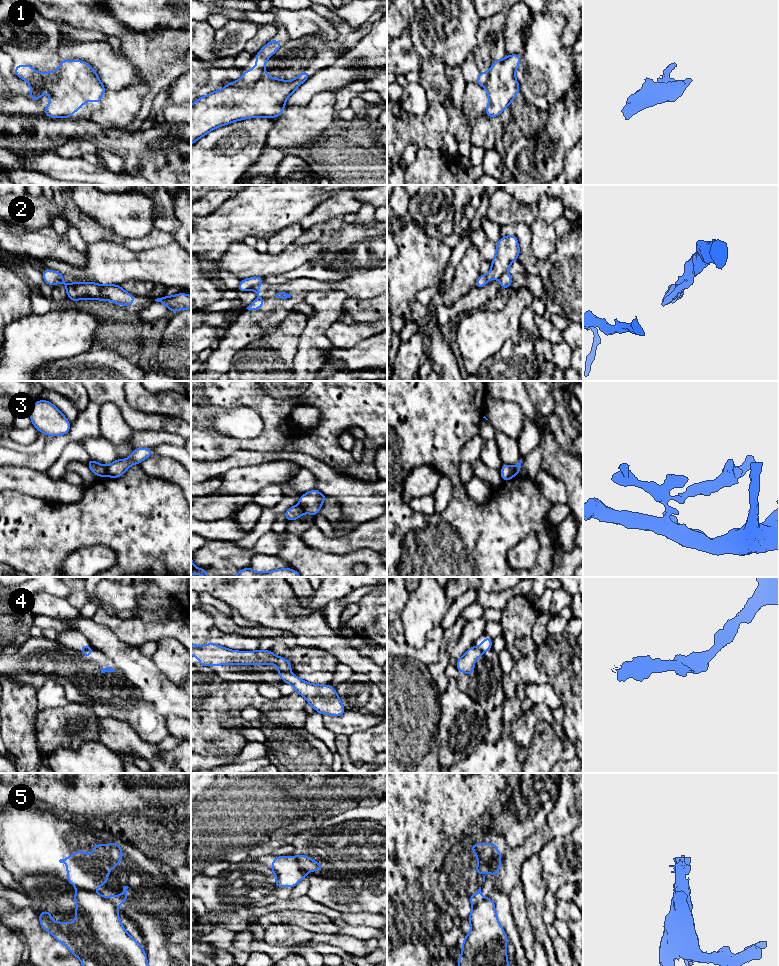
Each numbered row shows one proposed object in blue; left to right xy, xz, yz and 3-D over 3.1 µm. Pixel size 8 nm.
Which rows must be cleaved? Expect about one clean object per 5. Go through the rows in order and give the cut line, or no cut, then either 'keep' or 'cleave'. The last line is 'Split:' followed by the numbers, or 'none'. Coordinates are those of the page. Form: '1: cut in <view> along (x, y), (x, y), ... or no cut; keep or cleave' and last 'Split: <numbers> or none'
1: cut in xy along (58, 73), (54, 79), (50, 80), (23, 79); cleave
2: cut in yz along (505, 271), (498, 278); cleave
3: cut in xy along (107, 466), (105, 475); cleave
4: cut in xz along (280, 670), (288, 673); cleave
5: cut in xz along (296, 856), (305, 871); cleave
Split: 1, 2, 3, 4, 5

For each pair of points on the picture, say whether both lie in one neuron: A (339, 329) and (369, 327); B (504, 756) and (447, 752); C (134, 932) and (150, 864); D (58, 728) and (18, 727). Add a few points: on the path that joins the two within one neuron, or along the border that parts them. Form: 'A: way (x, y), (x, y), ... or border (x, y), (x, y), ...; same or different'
A: way (346, 329), (362, 329); same
B: border (484, 740), (457, 762); different
C: border (119, 908), (136, 924), (145, 946); different
D: border (38, 711), (34, 721), (34, 736), (37, 750); different

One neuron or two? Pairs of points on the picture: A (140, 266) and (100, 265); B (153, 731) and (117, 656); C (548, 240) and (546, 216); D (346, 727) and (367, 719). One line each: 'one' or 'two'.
A: one
B: two
C: one
D: one

